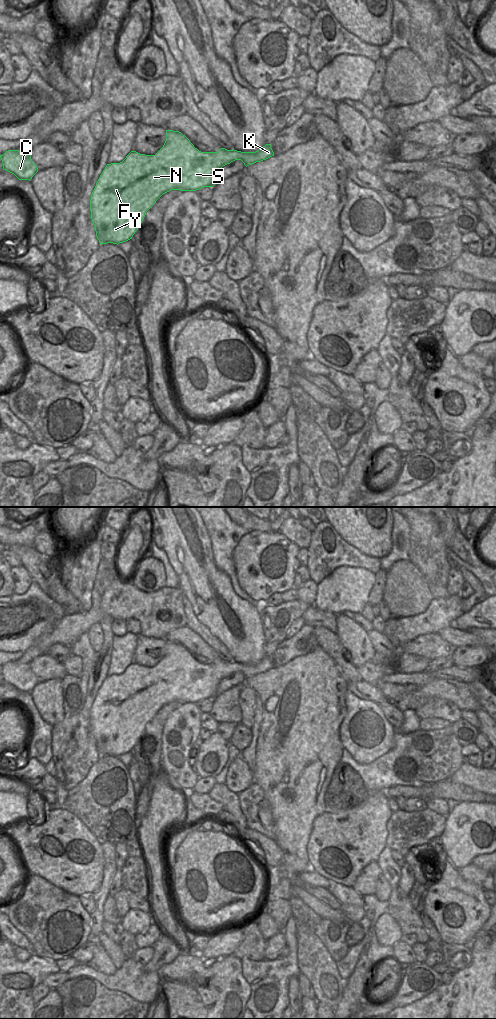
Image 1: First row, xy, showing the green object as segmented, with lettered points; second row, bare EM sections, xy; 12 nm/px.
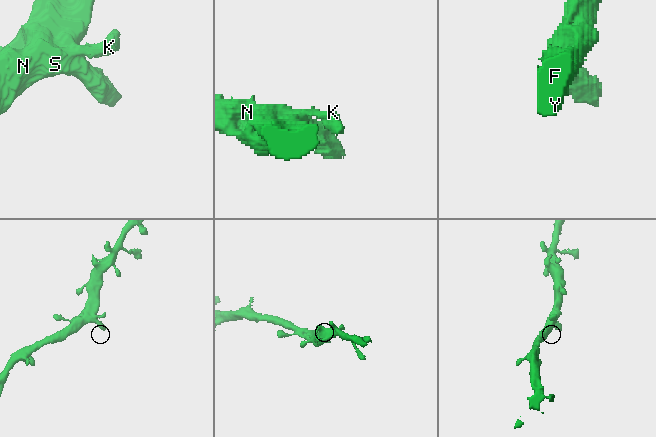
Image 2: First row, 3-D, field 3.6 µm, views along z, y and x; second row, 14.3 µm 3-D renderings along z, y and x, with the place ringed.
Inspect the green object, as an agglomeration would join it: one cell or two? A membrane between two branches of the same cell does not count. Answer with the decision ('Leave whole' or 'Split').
Leave whole

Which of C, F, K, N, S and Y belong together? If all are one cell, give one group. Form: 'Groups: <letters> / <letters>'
Groups: C F K N S Y

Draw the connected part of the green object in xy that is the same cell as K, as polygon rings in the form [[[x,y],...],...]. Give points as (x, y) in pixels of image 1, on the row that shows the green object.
[[[166,130],[166,141],[155,155],[140,154],[131,151],[120,163],[107,164],[91,194],[91,219],[95,226],[96,237],[100,244],[119,244],[132,239],[141,225],[146,212],[165,193],[171,190],[196,191],[203,187],[213,187],[219,170],[235,160],[241,160],[247,167],[274,156],[271,144],[266,144],[256,152],[241,152],[221,148],[218,152],[201,152],[179,131]]]

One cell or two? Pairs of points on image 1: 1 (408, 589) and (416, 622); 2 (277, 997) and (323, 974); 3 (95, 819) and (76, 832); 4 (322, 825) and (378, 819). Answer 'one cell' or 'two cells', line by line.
1: two cells
2: two cells
3: two cells
4: one cell

